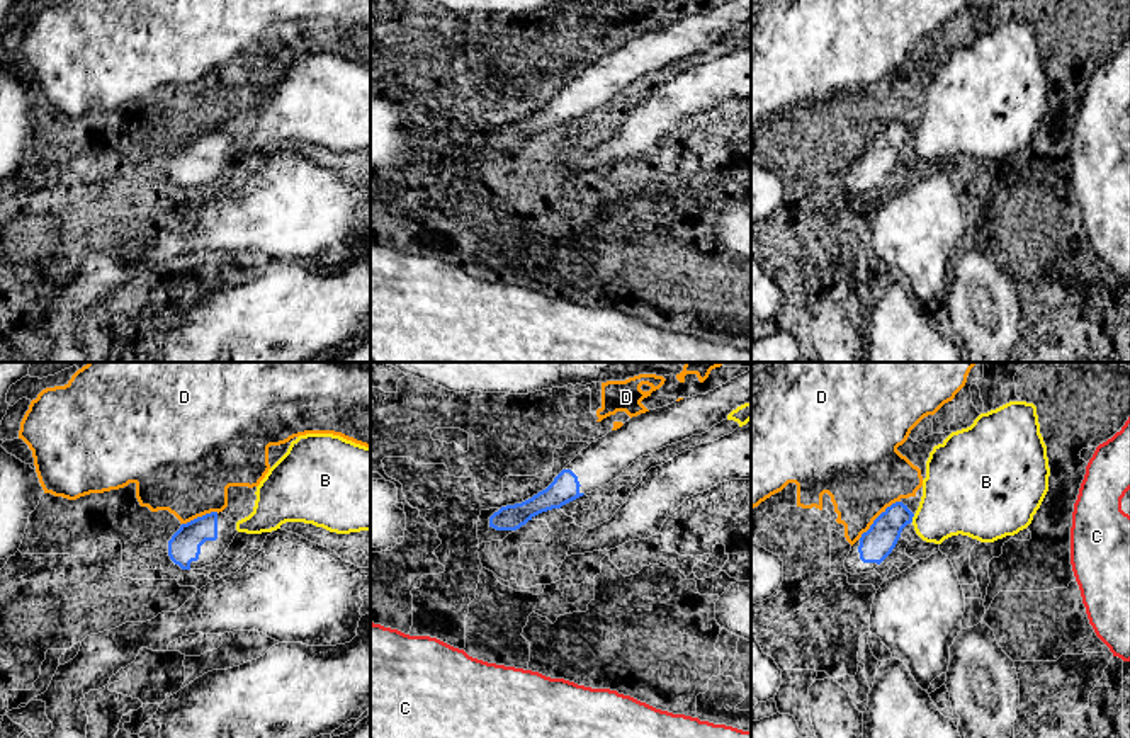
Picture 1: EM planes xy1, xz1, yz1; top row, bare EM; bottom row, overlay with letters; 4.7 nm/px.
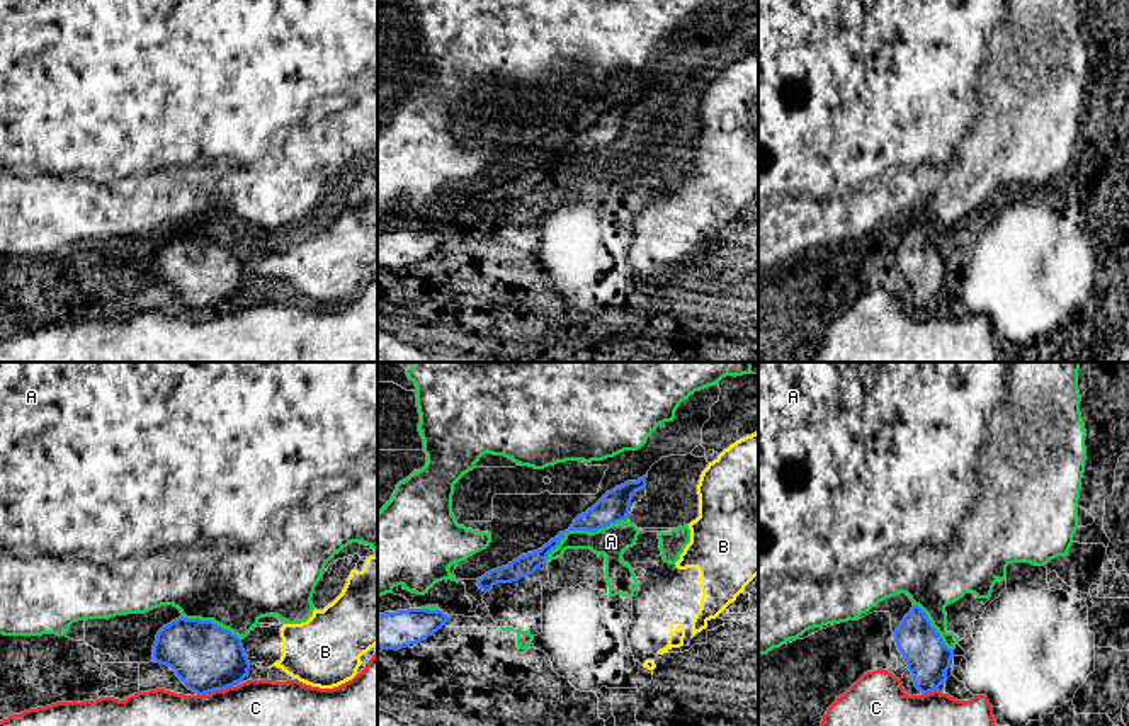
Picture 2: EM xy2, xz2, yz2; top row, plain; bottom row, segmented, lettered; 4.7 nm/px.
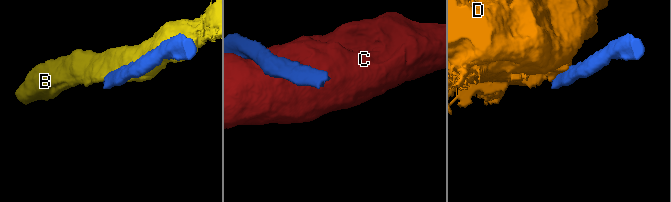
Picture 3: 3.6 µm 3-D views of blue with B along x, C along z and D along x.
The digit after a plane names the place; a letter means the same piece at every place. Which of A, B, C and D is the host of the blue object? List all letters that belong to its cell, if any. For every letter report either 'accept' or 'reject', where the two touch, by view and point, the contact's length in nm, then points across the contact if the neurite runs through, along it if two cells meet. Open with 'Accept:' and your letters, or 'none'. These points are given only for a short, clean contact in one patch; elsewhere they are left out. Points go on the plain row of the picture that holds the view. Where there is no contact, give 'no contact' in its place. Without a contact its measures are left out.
Accept: none
A: reject | xz2 (582, 148) | 440 nm
B: reject | yz1 (913, 135) | 40 nm
C: reject | xy2 (215, 308) | 180 nm
D: reject | yz1 (877, 136) | 260 nm

